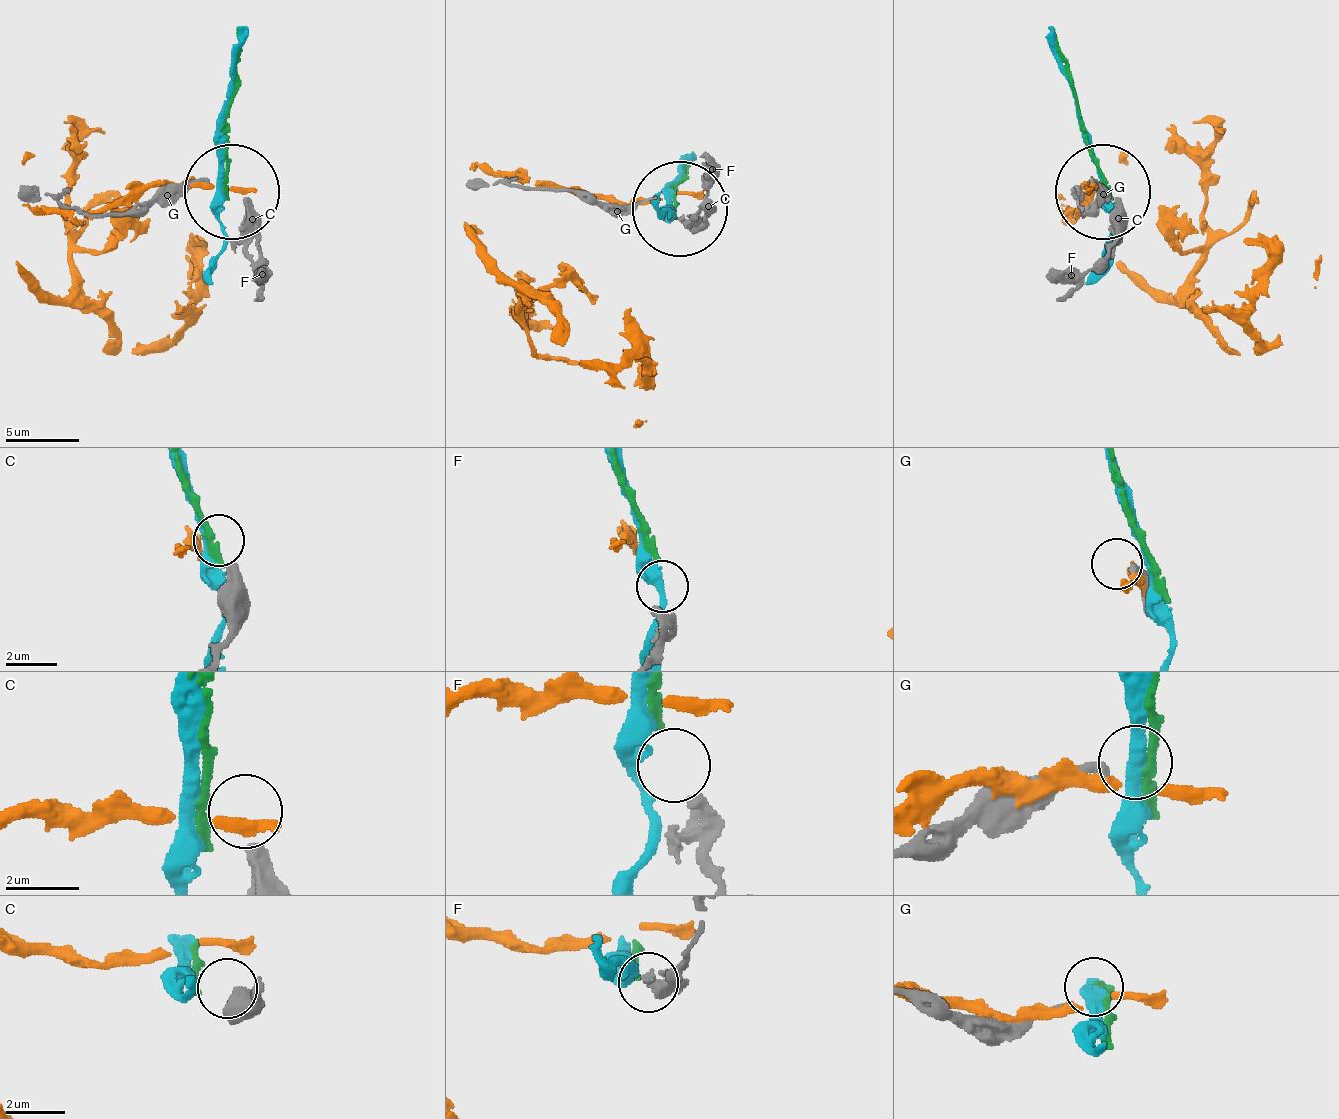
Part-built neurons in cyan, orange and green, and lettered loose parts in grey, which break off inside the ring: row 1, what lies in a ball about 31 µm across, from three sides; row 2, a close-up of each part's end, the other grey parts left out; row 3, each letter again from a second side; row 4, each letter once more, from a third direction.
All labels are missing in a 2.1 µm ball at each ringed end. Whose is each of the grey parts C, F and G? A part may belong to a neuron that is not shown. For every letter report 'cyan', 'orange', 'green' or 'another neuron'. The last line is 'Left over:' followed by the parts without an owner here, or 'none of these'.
C: another neuron
F: green
G: another neuron
Left over: C, G

